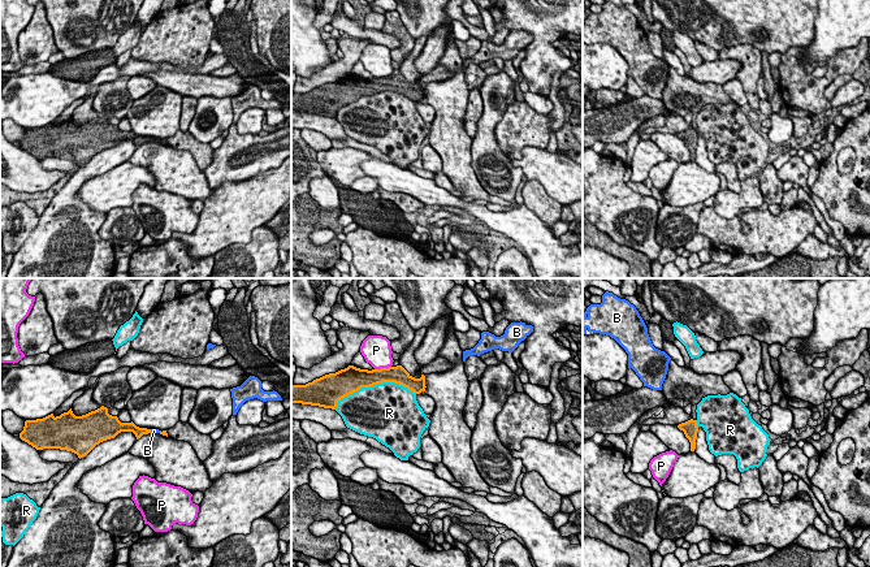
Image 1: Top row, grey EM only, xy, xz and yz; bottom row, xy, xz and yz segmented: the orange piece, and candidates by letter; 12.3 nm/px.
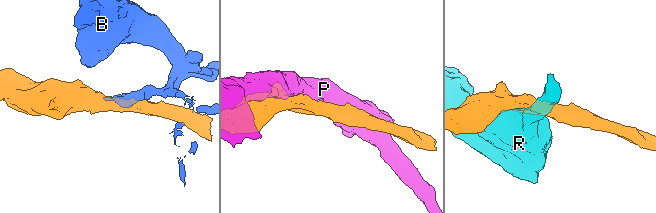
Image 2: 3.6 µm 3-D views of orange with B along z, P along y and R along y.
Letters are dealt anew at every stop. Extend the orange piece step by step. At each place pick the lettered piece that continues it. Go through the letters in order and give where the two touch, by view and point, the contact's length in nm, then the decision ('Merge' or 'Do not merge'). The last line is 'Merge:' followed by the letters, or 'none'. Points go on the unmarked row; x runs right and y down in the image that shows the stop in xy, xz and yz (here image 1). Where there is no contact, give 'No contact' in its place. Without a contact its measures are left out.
B: Touches orange at xy (150, 139). Shared border 60 nm. Do not merge
P: Touches orange at xz (382, 77). Shared border 220 nm. Do not merge
R: Touches orange at xz (372, 94). Shared border 1050 nm. Do not merge
Merge: none

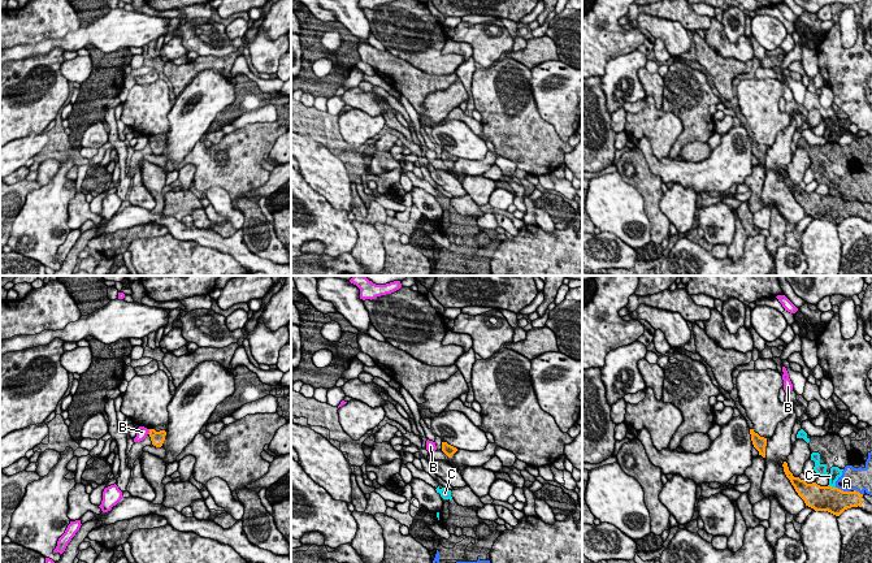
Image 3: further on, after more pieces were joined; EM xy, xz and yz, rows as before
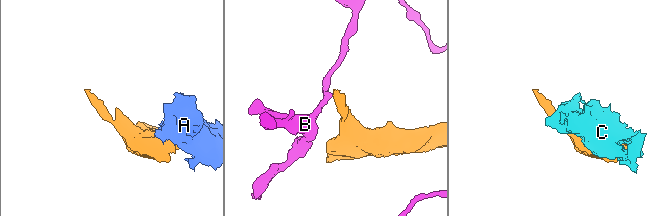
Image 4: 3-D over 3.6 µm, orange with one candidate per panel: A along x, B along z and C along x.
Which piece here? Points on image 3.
A: Touches orange at yz (842, 199). Shared border 190 nm. Do not merge
B: Touches orange at xy (150, 141). Shared border 70 nm. Do not merge
C: Touches orange at yz (831, 195). Shared border 100 nm. Do not merge
Merge: none

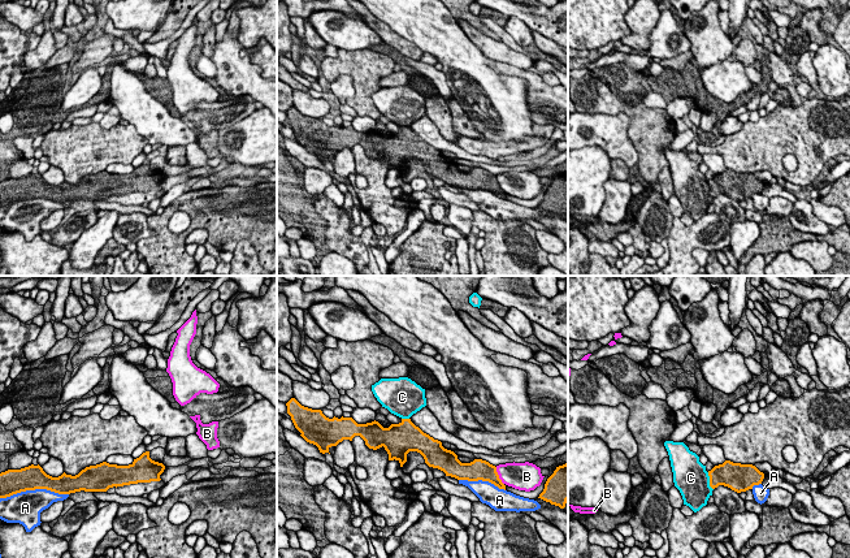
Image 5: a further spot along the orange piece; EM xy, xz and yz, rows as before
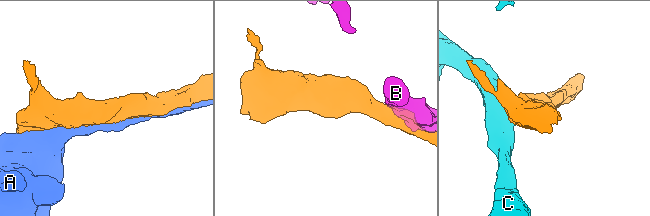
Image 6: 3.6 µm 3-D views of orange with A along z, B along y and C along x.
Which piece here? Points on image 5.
A: Touches orange at xy (34, 198). Shared border 850 nm. Do not merge
B: Touches orange at xz (498, 185). Shared border 240 nm. Do not merge
C: Touches orange at yz (710, 190). Shared border 240 nm. Do not merge
Merge: none

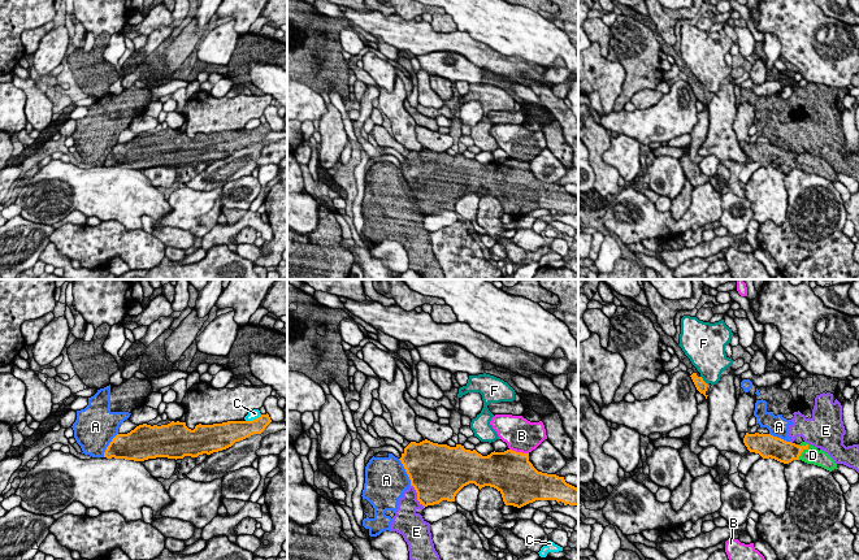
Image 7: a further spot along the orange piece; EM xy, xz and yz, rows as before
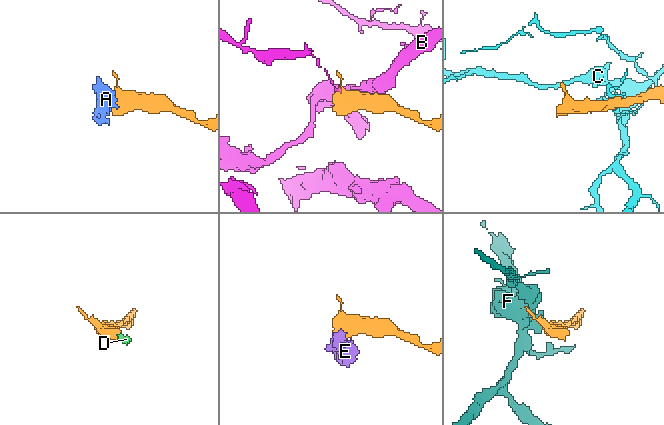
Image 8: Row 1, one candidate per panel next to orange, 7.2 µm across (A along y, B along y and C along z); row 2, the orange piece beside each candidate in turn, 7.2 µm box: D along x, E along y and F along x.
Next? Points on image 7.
A: Touches orange at xz (406, 179). Shared border 380 nm. Do not merge
B: Touches orange at xz (519, 161). Shared border 240 nm. Do not merge
C: Touches orange at xy (254, 129). Shared border 220 nm. Do not merge
D: Touches orange at yz (802, 160). Shared border 240 nm. Merge
E: Touches orange at xz (417, 205). Shared border 340 nm. Do not merge
F: Touches orange at yz (702, 89). Shared border 130 nm. Do not merge
Merge: D

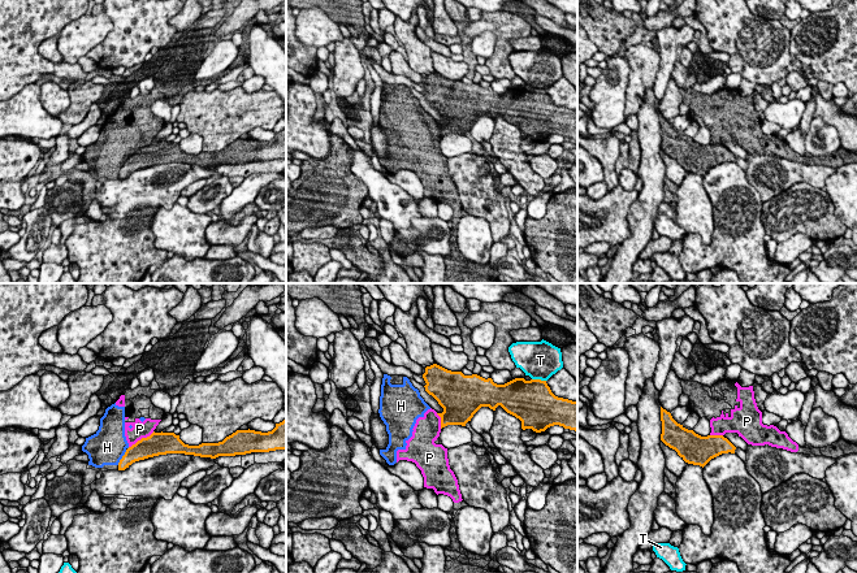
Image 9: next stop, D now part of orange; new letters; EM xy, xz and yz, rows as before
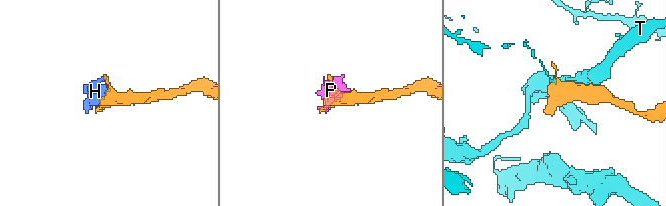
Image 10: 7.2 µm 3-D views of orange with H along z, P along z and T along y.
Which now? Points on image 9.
H: Touches orange at xy (122, 165). Shared border 260 nm. Do not merge
P: Touches orange at xy (142, 147). Shared border 380 nm. Do not merge
T: Touches orange at xz (539, 89). Shared border 180 nm. Do not merge
Merge: none

